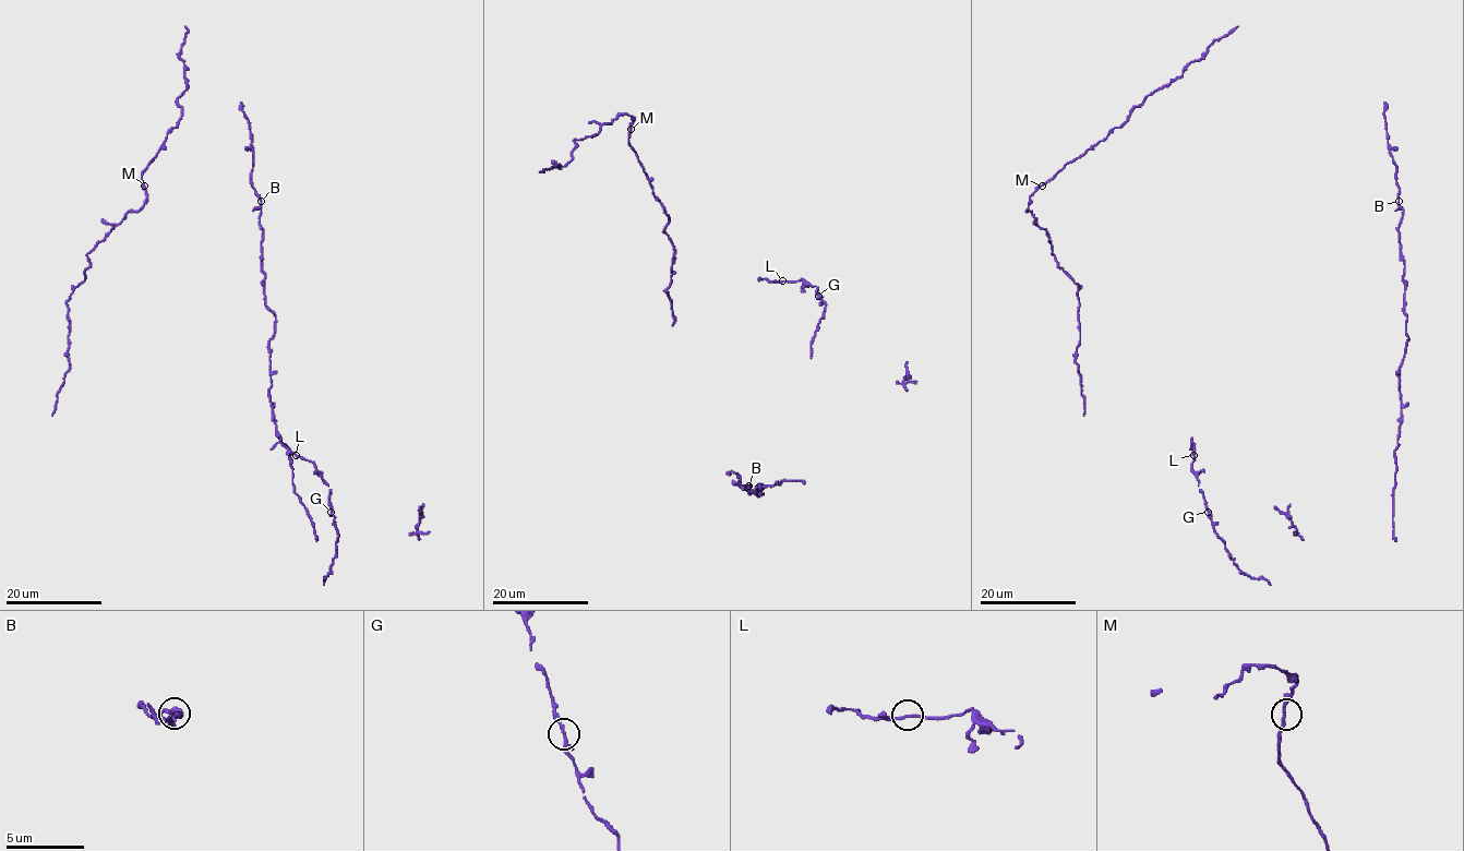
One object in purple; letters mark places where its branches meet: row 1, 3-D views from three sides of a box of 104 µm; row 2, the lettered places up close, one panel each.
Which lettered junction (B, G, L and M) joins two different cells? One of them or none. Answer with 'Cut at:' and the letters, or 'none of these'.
Cut at: none of these

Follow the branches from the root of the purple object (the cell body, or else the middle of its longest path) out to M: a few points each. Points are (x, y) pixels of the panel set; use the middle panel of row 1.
M: (642, 165), (628, 142), (631, 129)

